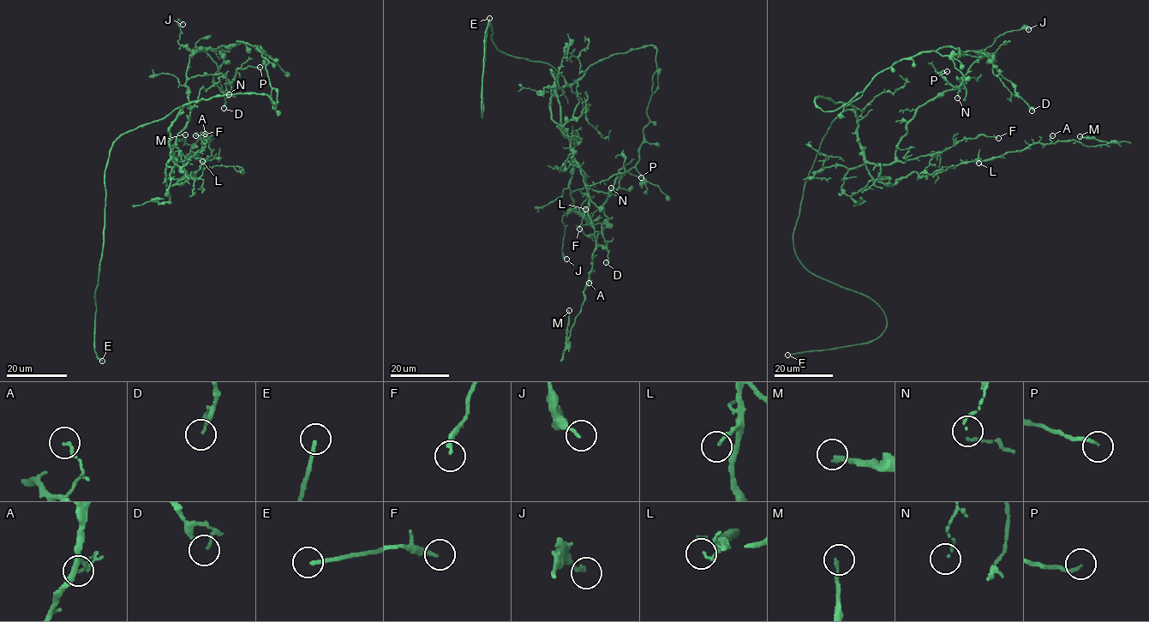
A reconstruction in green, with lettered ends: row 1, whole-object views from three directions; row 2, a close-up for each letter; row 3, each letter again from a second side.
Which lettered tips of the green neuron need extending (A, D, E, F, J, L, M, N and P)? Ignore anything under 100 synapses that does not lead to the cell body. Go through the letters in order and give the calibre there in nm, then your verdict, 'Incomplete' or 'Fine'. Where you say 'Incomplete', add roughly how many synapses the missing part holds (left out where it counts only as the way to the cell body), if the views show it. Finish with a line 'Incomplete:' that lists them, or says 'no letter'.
A: Thickness 130 nm. Fine
D: Thickness 90 nm. Fine
E: Thickness 160 nm. Incomplete
F: Thickness 200 nm. Fine
J: Thickness 160 nm. Fine
L: Thickness 110 nm. Fine
M: Thickness 170 nm. Fine
N: Thickness 80 nm. Fine
P: Thickness 130 nm. Fine
Incomplete: E

